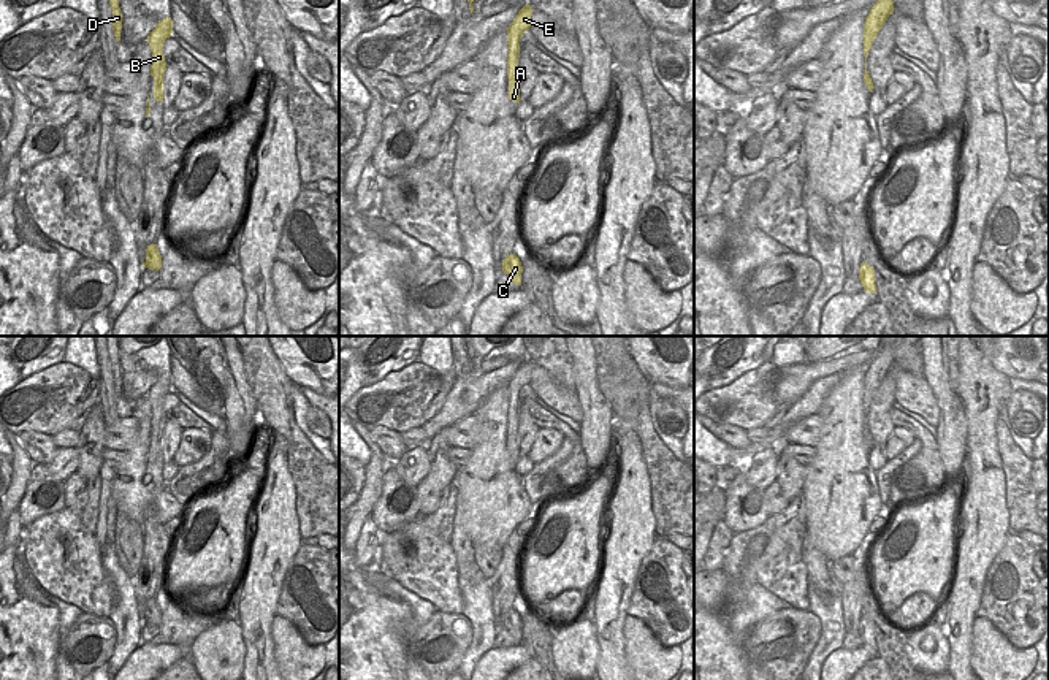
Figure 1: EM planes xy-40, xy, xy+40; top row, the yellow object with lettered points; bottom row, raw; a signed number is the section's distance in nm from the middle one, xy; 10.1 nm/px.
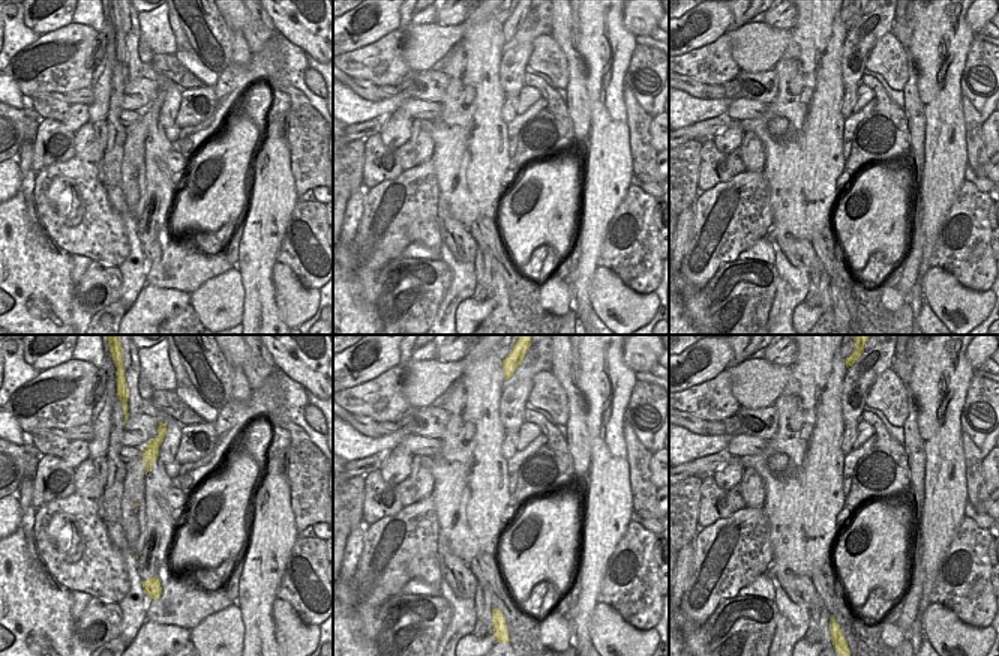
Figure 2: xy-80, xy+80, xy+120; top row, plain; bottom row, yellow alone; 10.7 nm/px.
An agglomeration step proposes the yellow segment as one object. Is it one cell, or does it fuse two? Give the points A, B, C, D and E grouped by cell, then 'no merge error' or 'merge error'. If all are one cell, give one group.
A B E / C D | merge error

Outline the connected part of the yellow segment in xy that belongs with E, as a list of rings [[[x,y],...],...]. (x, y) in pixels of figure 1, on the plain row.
[[[524,360],[513,377],[507,384],[507,433],[509,433],[509,453],[520,458],[520,436],[518,436],[518,409],[520,393],[531,382],[532,361]]]

